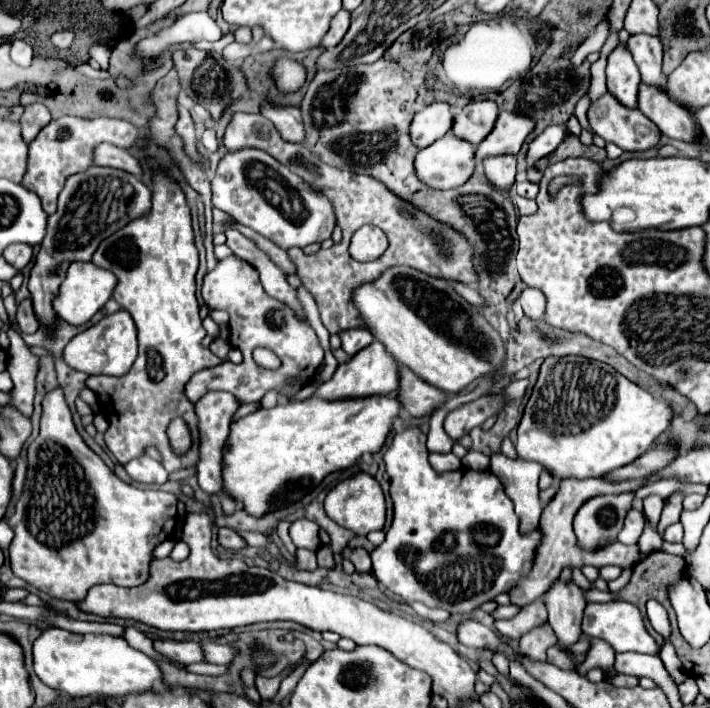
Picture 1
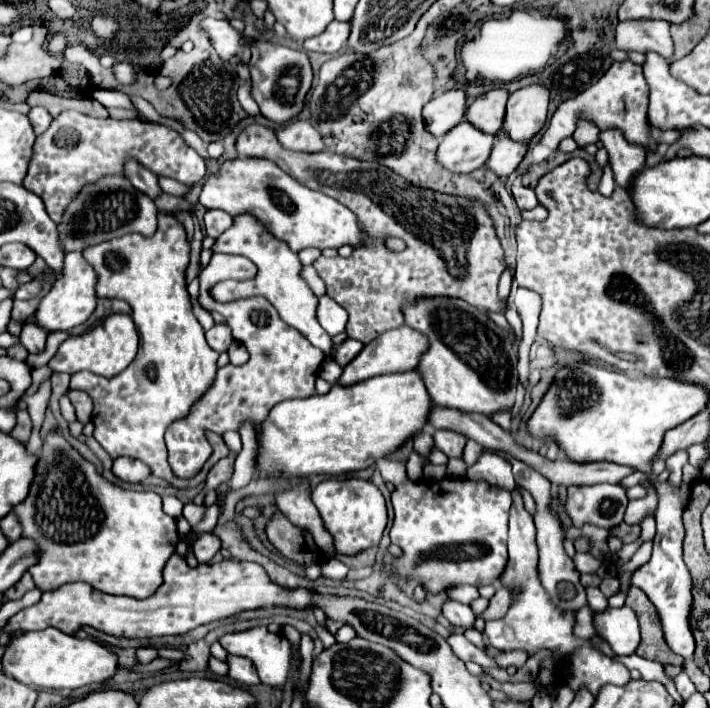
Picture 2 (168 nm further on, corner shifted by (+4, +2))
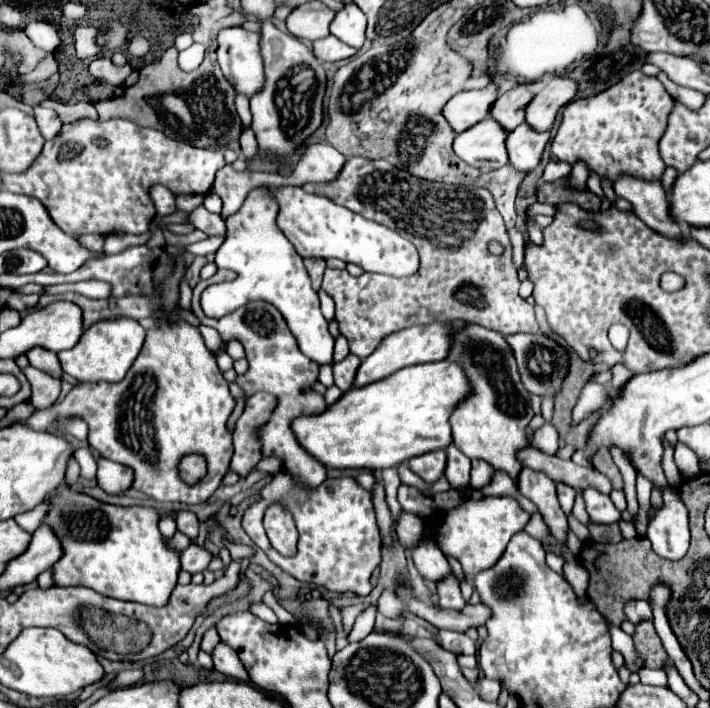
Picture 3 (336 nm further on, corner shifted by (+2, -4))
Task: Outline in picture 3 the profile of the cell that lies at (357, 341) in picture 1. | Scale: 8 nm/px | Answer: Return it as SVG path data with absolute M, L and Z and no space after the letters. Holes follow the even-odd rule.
M346 356L342 362L334 364L332 366L332 372L334 372L334 384L342 390L342 392L348 392L352 388L352 382L354 382L354 376L356 376L356 370L360 366L360 358L358 356Z

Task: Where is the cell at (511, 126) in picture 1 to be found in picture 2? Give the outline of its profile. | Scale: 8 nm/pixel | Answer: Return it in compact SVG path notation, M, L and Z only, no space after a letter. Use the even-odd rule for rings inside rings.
M526 86L510 94L500 132L516 142L528 142L546 122L548 90L544 86Z

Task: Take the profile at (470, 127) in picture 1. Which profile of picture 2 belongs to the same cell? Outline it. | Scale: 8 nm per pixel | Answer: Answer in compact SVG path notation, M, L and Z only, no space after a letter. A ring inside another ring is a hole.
M506 88L490 90L490 92L478 96L476 100L468 102L464 120L470 122L480 132L496 134L502 126L502 120L504 120L506 100L508 100L508 90Z

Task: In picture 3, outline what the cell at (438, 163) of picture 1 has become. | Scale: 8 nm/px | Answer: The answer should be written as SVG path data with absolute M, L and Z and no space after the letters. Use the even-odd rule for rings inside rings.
M486 118L456 136L454 152L474 168L496 170L508 164L506 136L508 132L496 120Z

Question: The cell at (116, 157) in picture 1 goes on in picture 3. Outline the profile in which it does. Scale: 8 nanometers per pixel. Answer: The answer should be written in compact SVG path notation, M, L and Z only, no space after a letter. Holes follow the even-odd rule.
M154 186L150 190L150 196L154 200L154 206L160 216L172 214L176 210L176 196L166 188L166 186Z

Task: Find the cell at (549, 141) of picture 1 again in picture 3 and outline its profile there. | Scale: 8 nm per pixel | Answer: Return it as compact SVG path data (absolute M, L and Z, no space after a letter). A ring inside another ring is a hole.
M630 72L618 84L610 86L606 92L586 100L570 102L562 112L562 124L558 128L556 138L552 140L552 154L556 154L562 162L574 166L576 162L584 162L588 172L596 172L600 180L608 178L614 184L620 176L634 176L642 180L662 180L666 164L660 156L658 142L668 126L668 116L674 108L674 98L666 92L658 78L650 78L644 72Z

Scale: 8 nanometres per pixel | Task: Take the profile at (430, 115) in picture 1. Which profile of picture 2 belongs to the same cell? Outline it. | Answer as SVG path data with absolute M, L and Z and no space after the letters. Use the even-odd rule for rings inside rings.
M448 90L434 96L422 110L424 128L434 138L442 138L452 126L456 126L464 118L464 106L466 92L462 90Z

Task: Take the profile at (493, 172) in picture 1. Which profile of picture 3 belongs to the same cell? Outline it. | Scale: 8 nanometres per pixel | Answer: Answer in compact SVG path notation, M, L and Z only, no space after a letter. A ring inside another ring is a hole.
M520 124L516 130L510 132L506 140L510 164L524 172L534 170L540 164L542 152L548 142L550 142L550 132L538 132L528 124Z

